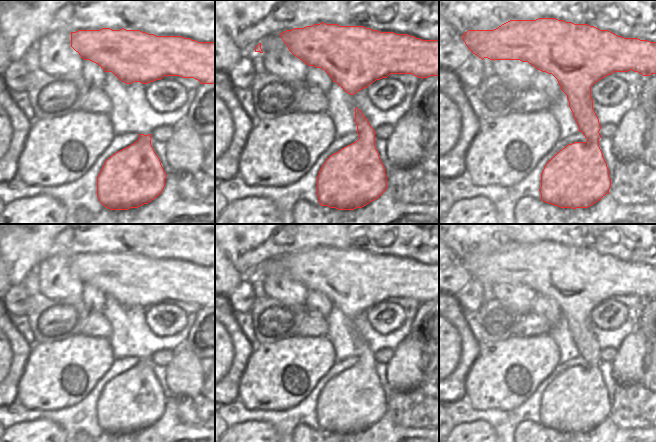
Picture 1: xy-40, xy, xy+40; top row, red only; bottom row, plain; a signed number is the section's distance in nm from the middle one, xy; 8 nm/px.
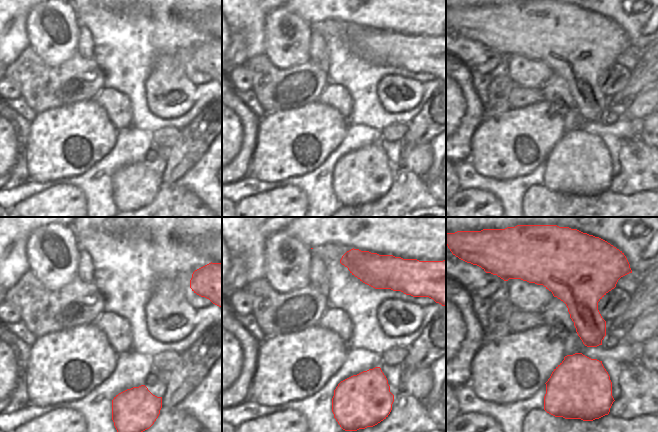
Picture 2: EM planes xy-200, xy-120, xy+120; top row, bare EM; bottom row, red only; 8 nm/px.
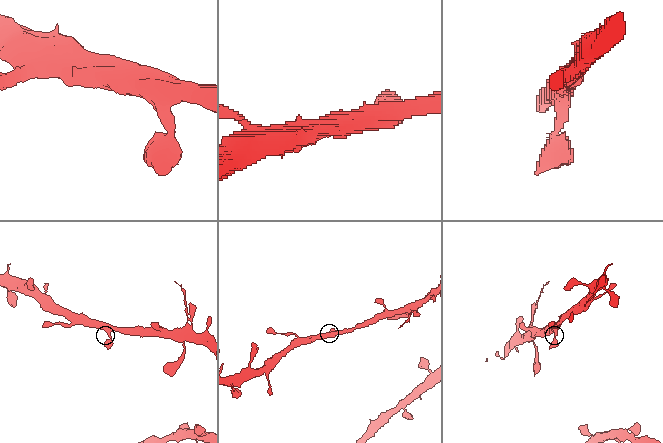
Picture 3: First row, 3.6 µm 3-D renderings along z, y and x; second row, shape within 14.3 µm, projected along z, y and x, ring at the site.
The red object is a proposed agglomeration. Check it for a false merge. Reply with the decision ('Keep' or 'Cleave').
Keep.

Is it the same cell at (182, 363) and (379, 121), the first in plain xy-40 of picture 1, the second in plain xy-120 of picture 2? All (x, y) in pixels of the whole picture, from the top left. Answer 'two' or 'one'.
two

